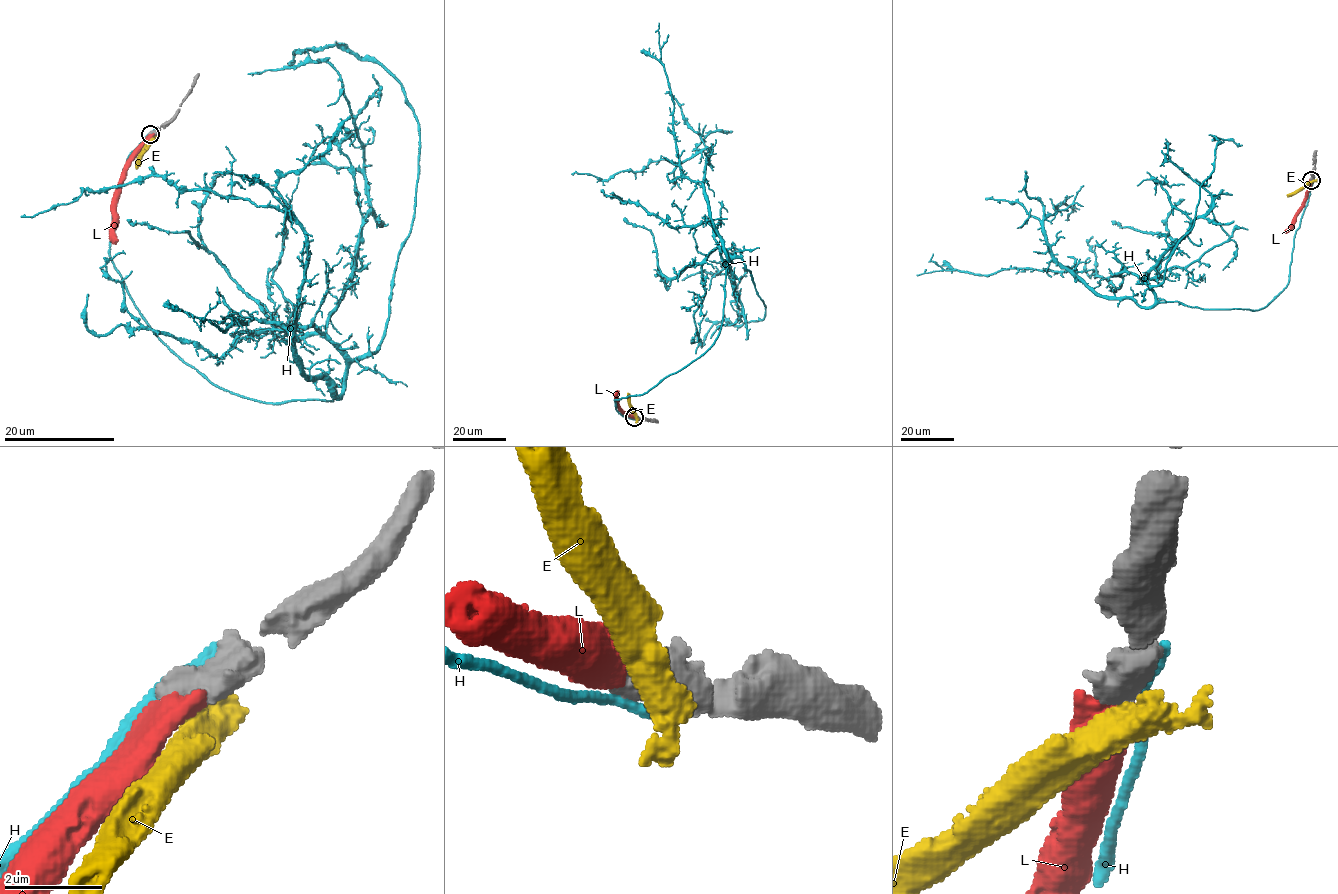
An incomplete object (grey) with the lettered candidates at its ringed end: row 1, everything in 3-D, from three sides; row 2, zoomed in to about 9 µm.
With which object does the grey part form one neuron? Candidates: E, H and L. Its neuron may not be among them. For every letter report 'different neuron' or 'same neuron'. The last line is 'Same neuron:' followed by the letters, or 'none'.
E: different neuron
H: different neuron
L: same neuron
Same neuron: L

